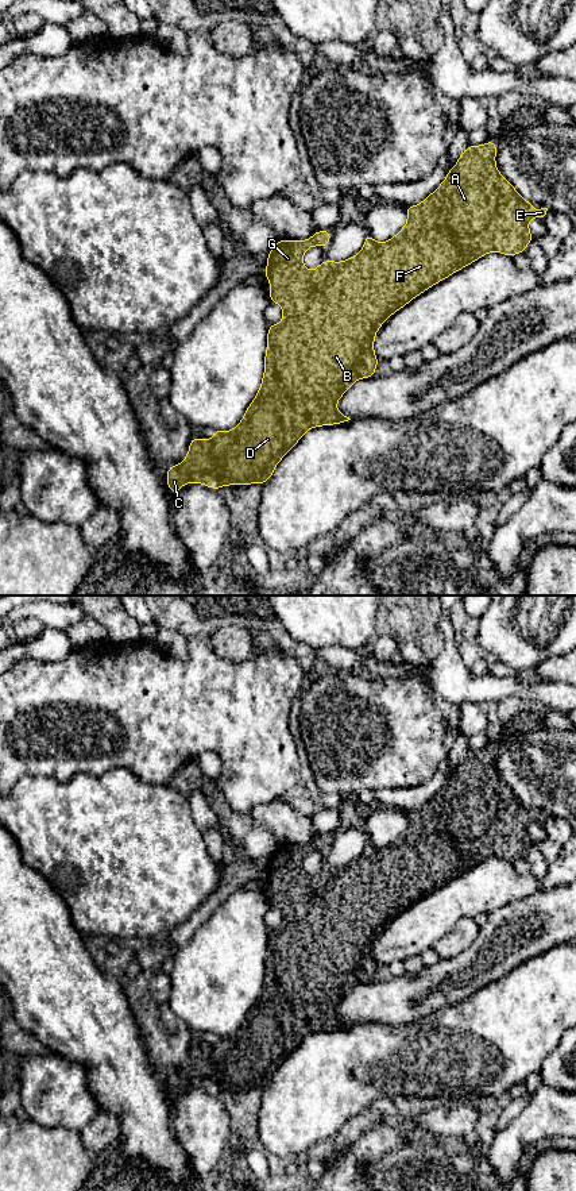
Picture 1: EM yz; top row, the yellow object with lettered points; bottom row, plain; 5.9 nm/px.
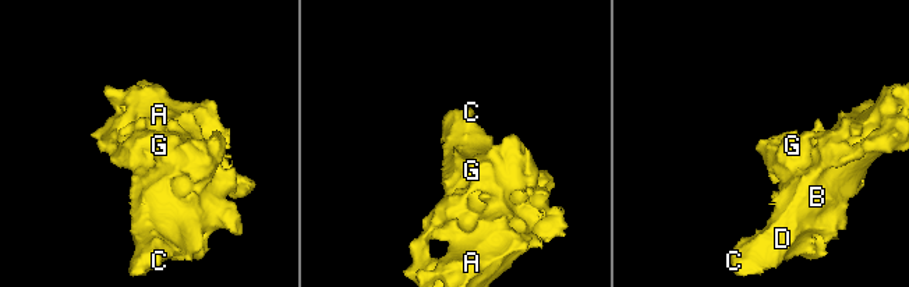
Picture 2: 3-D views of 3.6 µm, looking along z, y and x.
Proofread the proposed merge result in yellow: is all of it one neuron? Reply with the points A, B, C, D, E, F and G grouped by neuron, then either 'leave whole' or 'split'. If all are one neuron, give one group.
groups A B C D E F G; leave whole

